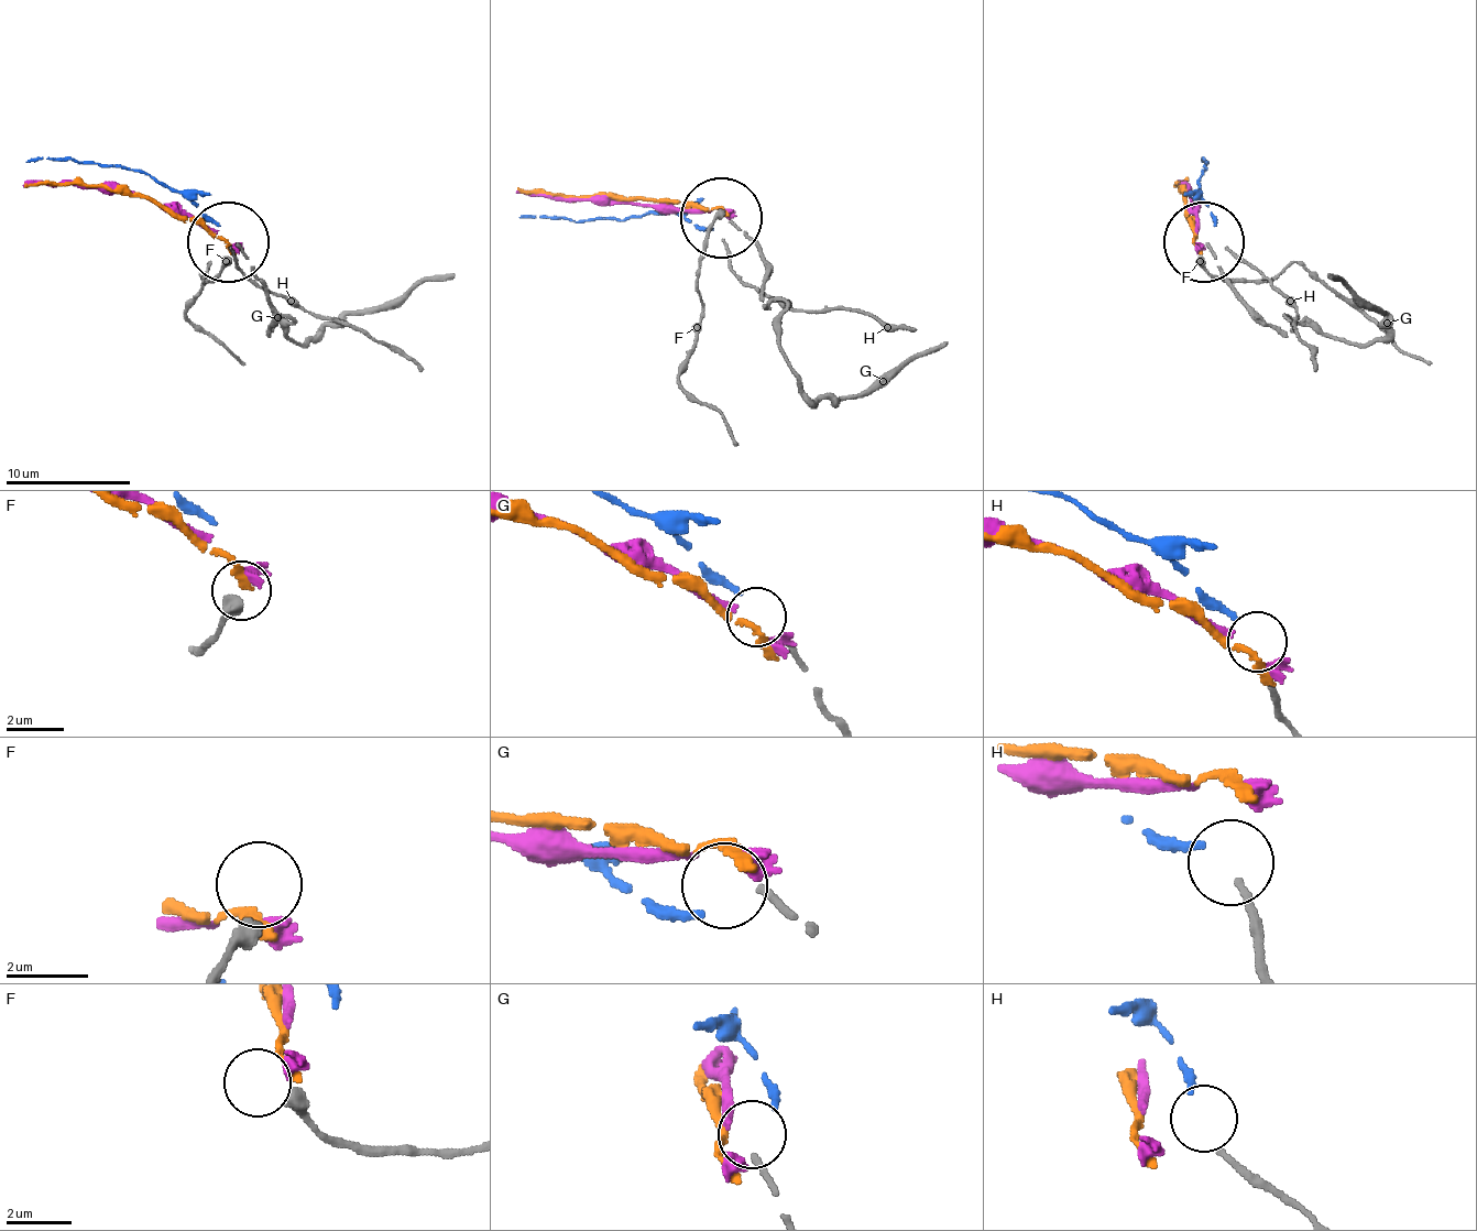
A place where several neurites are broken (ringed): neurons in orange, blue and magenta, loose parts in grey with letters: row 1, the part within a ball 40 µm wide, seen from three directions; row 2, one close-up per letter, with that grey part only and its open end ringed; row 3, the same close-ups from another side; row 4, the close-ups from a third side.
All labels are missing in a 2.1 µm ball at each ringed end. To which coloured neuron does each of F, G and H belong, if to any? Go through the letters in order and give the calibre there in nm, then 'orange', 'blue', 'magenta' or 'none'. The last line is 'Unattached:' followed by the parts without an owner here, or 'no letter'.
F: 480 nm thick; none
G: 200 nm thick; none
H: 180 nm thick; blue
Unattached: F, G

